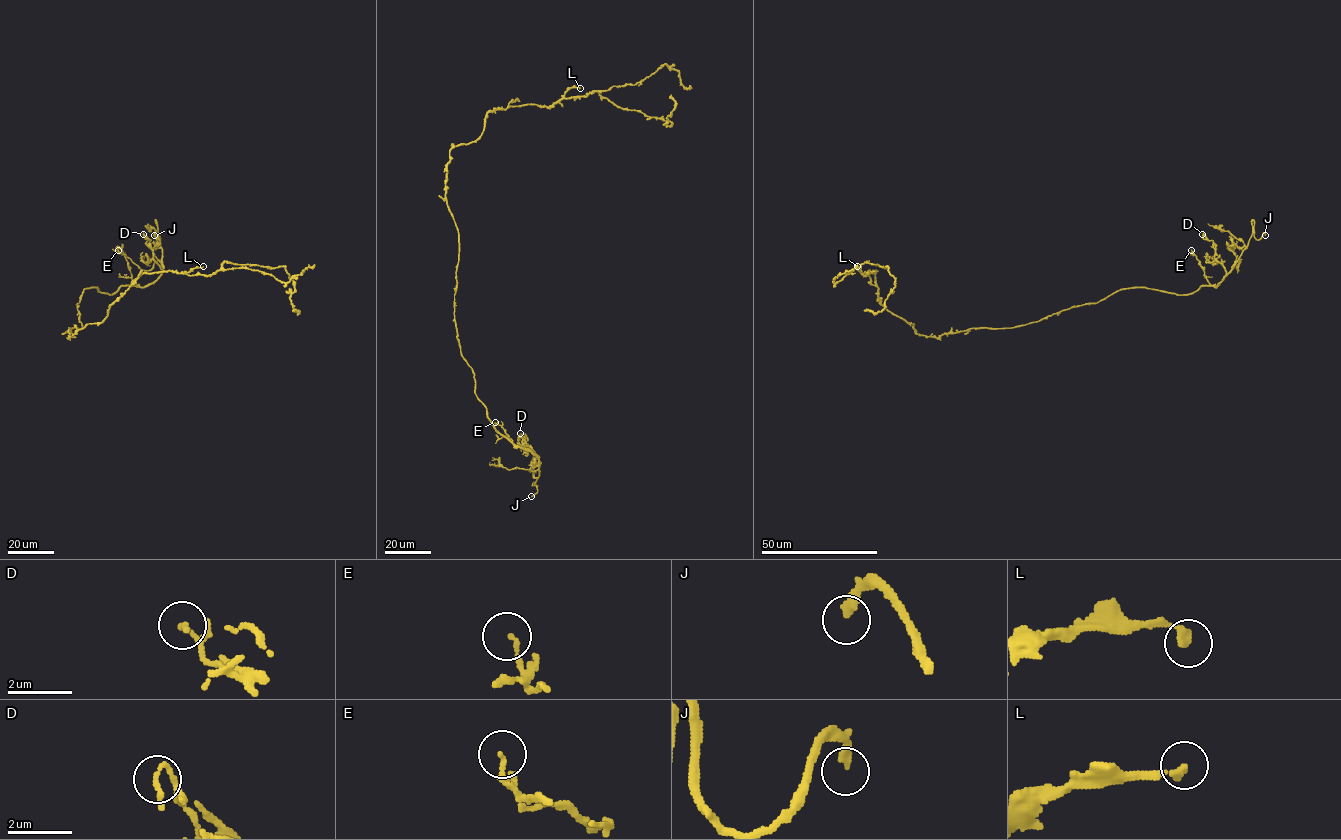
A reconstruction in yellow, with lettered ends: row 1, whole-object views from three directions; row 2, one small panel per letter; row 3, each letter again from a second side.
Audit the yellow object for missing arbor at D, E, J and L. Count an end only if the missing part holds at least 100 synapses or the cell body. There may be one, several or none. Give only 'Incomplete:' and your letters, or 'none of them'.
Incomplete: J

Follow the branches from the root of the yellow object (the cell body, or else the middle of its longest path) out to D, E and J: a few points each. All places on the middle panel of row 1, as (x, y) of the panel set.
D: (446, 199), (458, 233), (454, 319), (462, 356), (493, 427), (538, 457), (523, 446), (527, 439), (520, 433)
E: (446, 199), (458, 233), (457, 341), (487, 417), (512, 441), (495, 422)
J: (446, 199), (458, 233), (454, 319), (462, 356), (493, 427), (538, 459), (537, 491), (531, 496)

